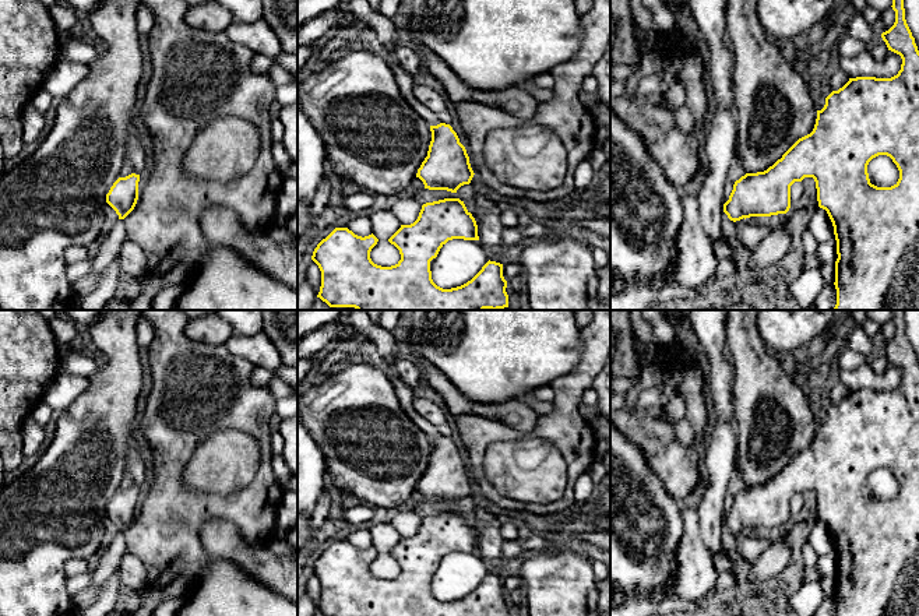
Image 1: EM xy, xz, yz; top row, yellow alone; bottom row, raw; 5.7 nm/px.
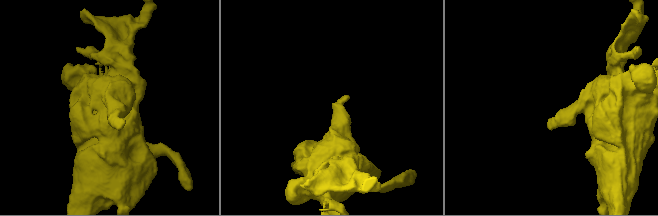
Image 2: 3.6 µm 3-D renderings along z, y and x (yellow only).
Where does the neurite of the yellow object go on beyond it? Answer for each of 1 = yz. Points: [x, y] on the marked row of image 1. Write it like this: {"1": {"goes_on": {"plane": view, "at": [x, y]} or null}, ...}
{"1": {"goes_on": null}}

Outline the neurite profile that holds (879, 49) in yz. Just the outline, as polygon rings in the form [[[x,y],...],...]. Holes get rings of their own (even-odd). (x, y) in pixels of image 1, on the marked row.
[[[880,36],[870,47],[870,53],[874,57],[874,60],[881,61],[884,60],[888,47],[885,45],[885,42],[883,41],[883,38]]]

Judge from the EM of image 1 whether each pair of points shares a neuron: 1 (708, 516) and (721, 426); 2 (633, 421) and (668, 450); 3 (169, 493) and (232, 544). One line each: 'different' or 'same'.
1: same
2: same
3: different

